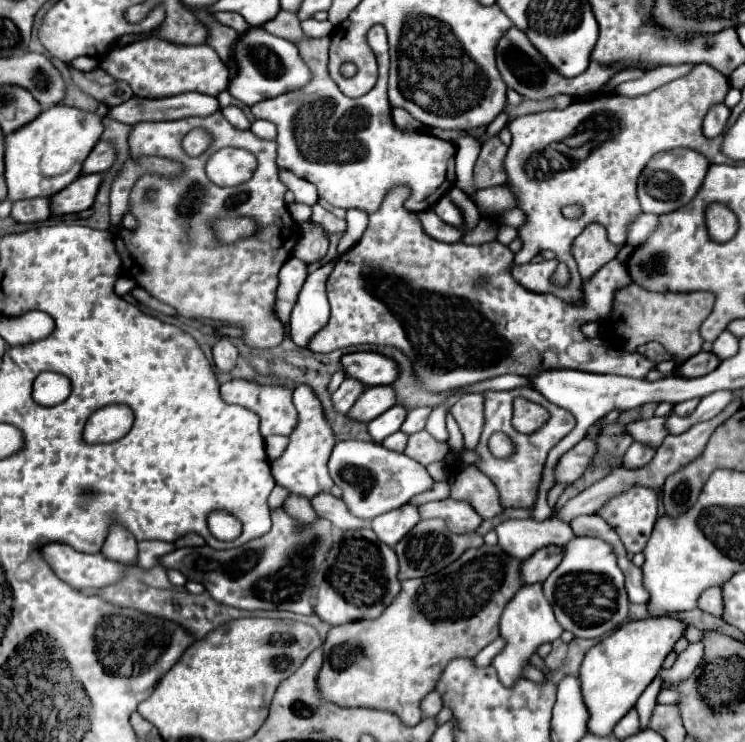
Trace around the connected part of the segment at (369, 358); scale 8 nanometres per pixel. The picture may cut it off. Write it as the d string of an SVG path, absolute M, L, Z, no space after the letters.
M359 351L343 355L343 367L349 377L355 377L367 387L391 385L399 379L399 365L395 359L375 351Z

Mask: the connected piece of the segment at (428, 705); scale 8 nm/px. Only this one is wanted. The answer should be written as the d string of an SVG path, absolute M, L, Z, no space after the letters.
M429 693L429 697L425 697L423 701L423 715L437 715L443 707L441 695L439 693Z

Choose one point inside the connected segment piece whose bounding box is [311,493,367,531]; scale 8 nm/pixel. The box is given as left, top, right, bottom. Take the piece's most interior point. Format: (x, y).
(326, 505)

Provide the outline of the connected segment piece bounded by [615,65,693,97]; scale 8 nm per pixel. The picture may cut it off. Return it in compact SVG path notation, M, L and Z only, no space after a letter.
M659 65L651 71L645 71L645 75L637 81L627 81L617 85L617 93L619 95L627 95L627 97L637 97L637 95L645 95L651 93L653 89L681 77L687 75L693 69L693 65Z

